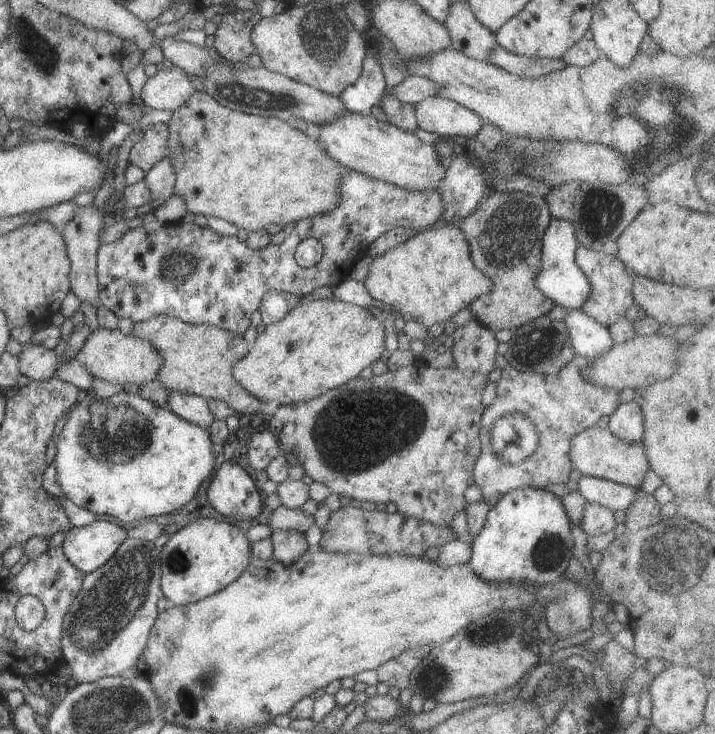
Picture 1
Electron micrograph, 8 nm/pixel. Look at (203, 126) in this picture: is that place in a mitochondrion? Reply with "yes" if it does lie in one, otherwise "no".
no

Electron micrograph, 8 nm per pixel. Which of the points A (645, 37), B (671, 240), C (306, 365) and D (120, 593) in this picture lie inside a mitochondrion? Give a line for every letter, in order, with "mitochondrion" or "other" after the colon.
A: other
B: other
C: other
D: mitochondrion

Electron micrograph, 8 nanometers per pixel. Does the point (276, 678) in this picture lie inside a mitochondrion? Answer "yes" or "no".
no

